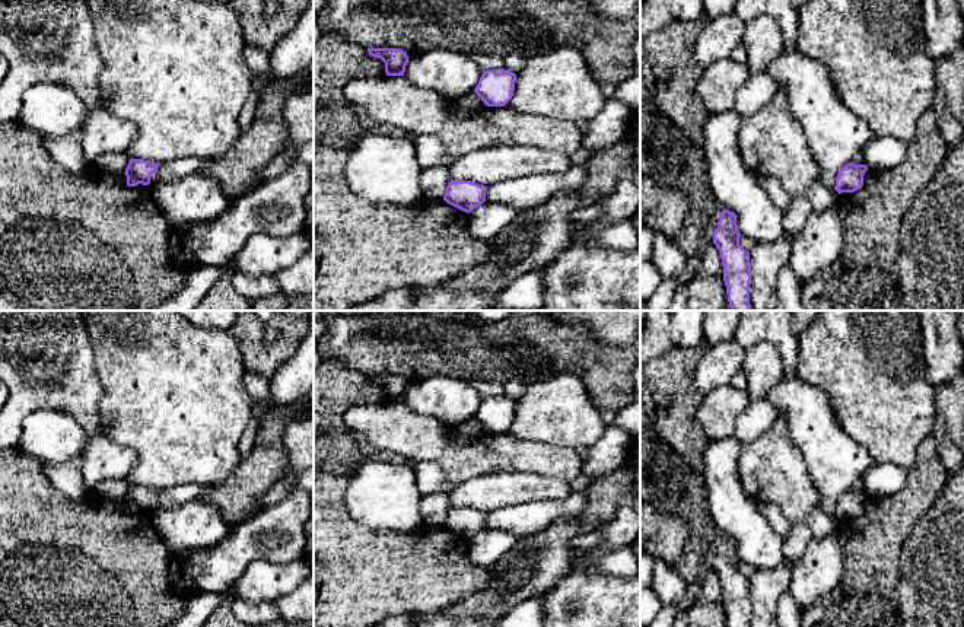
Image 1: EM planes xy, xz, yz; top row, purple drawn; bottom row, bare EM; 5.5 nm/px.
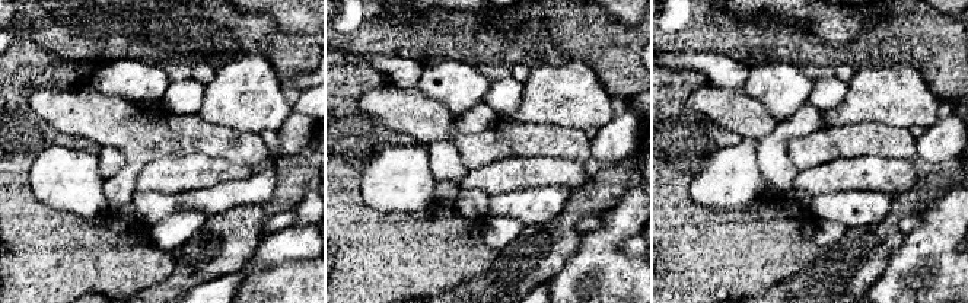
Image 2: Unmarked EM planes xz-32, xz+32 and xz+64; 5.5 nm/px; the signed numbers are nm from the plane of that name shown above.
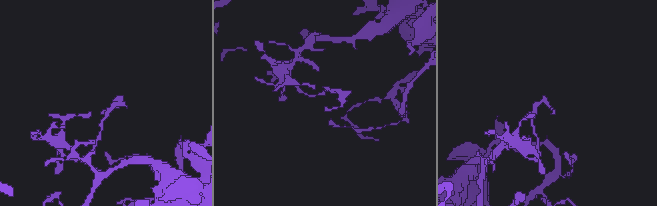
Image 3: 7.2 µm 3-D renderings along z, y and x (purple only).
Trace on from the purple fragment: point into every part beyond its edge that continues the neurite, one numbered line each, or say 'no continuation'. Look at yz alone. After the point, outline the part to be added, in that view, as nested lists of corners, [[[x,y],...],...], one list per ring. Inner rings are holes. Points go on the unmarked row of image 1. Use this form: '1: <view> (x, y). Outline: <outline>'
no continuation

